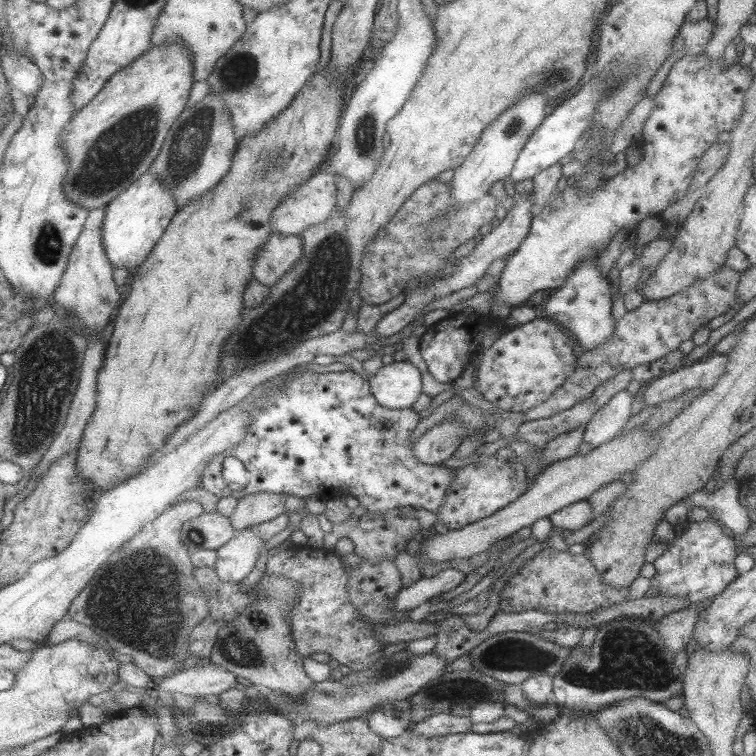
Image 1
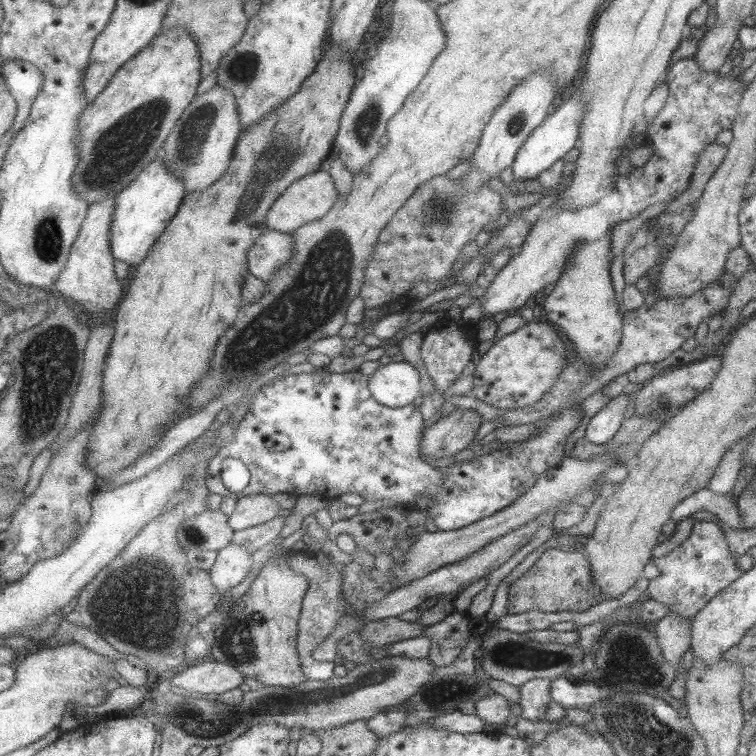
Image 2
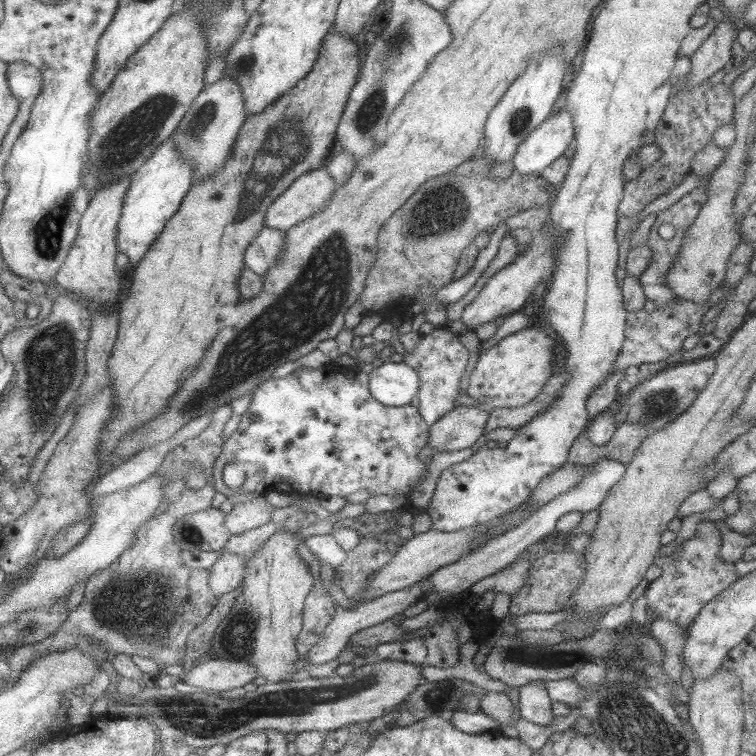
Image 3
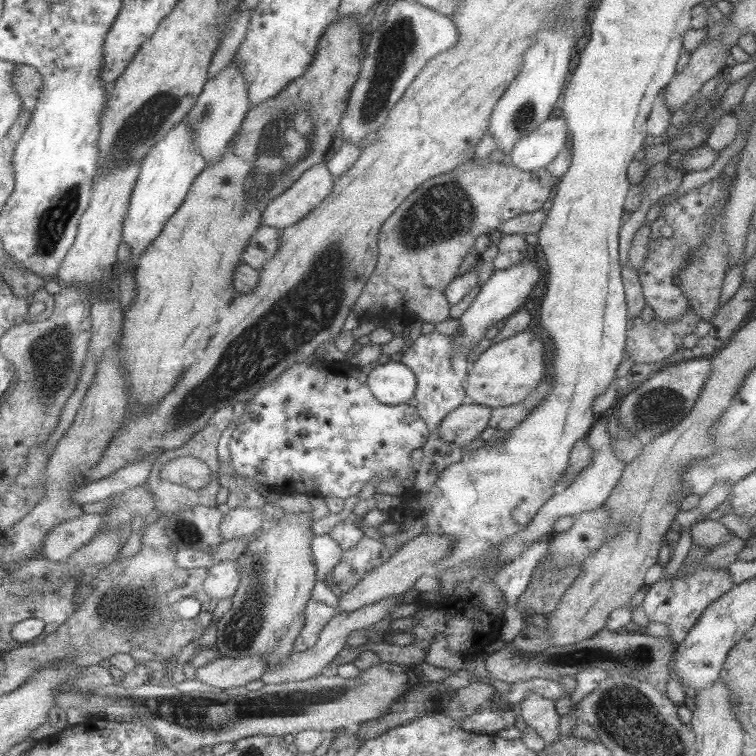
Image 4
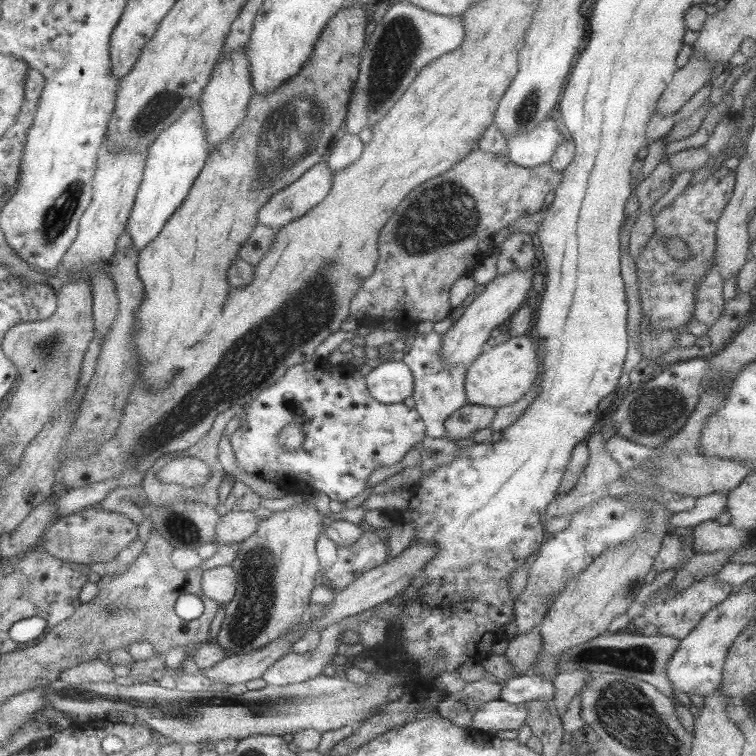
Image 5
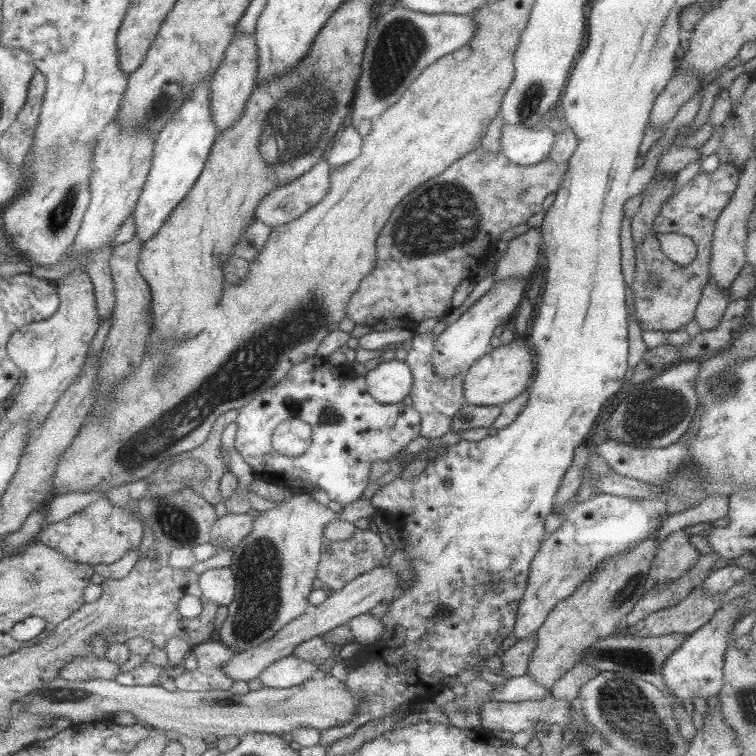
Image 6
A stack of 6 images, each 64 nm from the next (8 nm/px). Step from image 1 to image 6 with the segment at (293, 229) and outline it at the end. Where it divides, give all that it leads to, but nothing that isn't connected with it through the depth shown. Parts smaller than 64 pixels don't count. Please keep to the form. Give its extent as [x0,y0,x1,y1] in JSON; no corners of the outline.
[257,158,333,227]

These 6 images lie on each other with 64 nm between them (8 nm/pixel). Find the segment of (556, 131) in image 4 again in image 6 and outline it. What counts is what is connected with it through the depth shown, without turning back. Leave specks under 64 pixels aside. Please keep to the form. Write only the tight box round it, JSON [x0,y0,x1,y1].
[501,120,556,165]

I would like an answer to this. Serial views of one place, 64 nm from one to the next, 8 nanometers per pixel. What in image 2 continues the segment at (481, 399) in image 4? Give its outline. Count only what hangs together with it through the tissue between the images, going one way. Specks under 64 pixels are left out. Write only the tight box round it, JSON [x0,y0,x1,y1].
[469,320,566,409]

